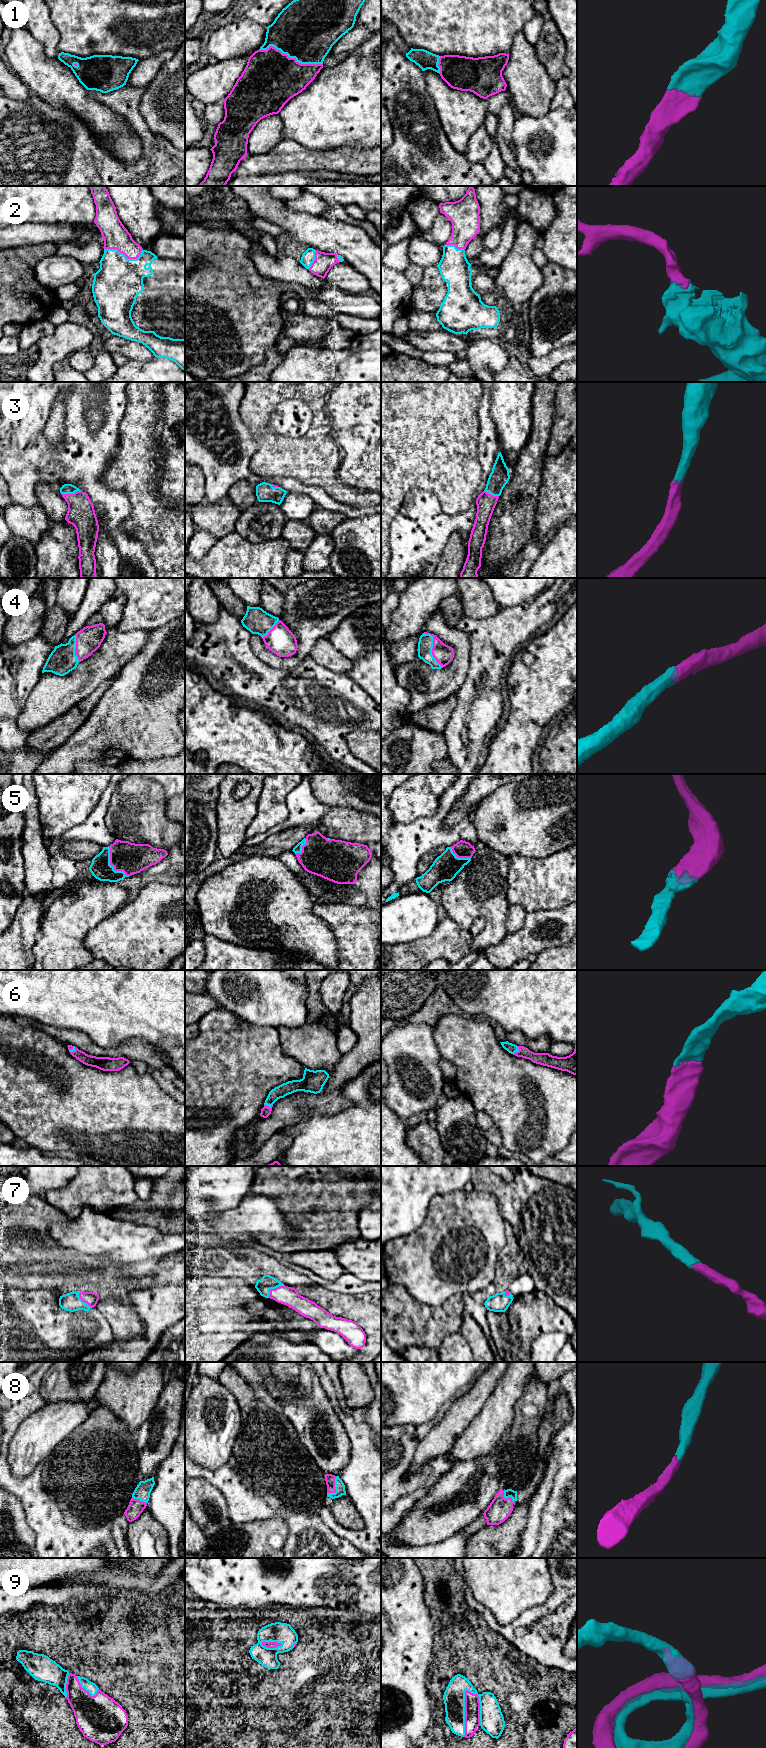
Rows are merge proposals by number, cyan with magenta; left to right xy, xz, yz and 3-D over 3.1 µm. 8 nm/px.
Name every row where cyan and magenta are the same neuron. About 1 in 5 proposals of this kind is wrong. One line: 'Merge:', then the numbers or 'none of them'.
Merge: 1, 2, 3, 4, 5, 6, 7, 8, 9

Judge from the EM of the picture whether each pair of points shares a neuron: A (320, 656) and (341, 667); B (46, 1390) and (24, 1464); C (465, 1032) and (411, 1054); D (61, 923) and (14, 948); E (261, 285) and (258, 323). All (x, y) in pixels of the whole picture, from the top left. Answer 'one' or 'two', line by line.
A: one
B: two
C: two
D: two
E: one

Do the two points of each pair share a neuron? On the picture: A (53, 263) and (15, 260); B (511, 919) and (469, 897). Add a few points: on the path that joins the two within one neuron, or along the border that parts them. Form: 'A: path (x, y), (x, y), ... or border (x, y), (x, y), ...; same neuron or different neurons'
A: border (55, 253), (35, 265), (34, 278), (38, 284); different neurons
B: border (509, 905), (506, 914), (506, 932); different neurons

